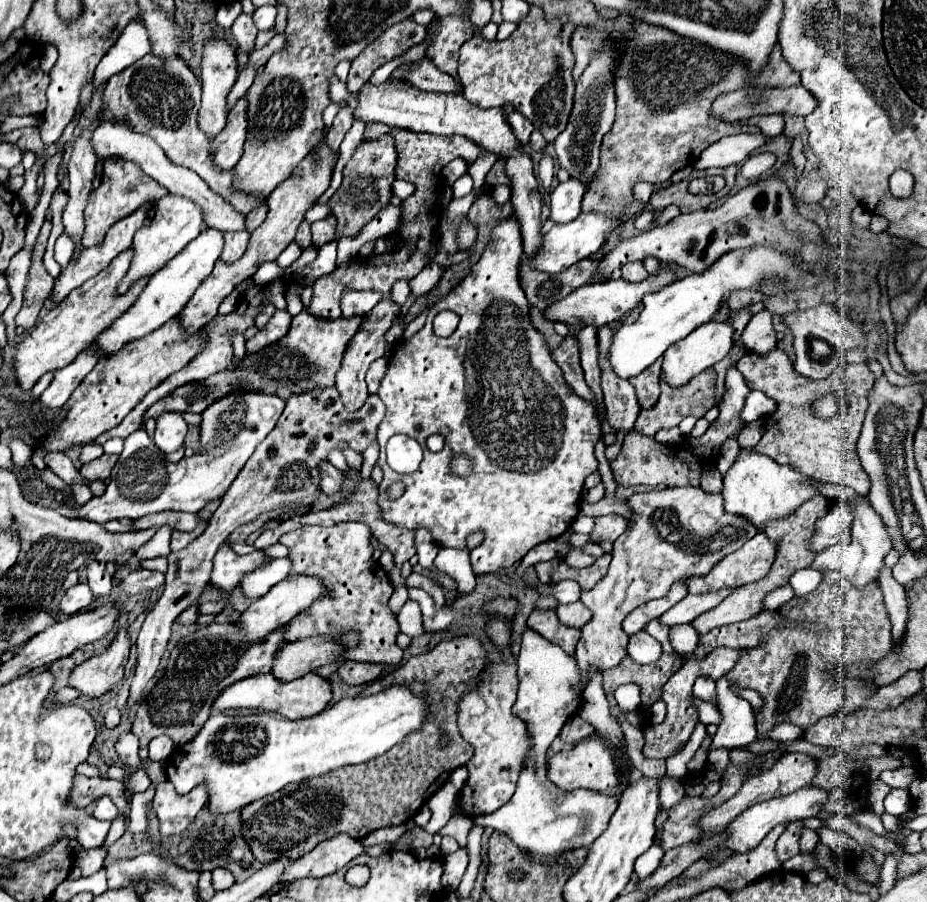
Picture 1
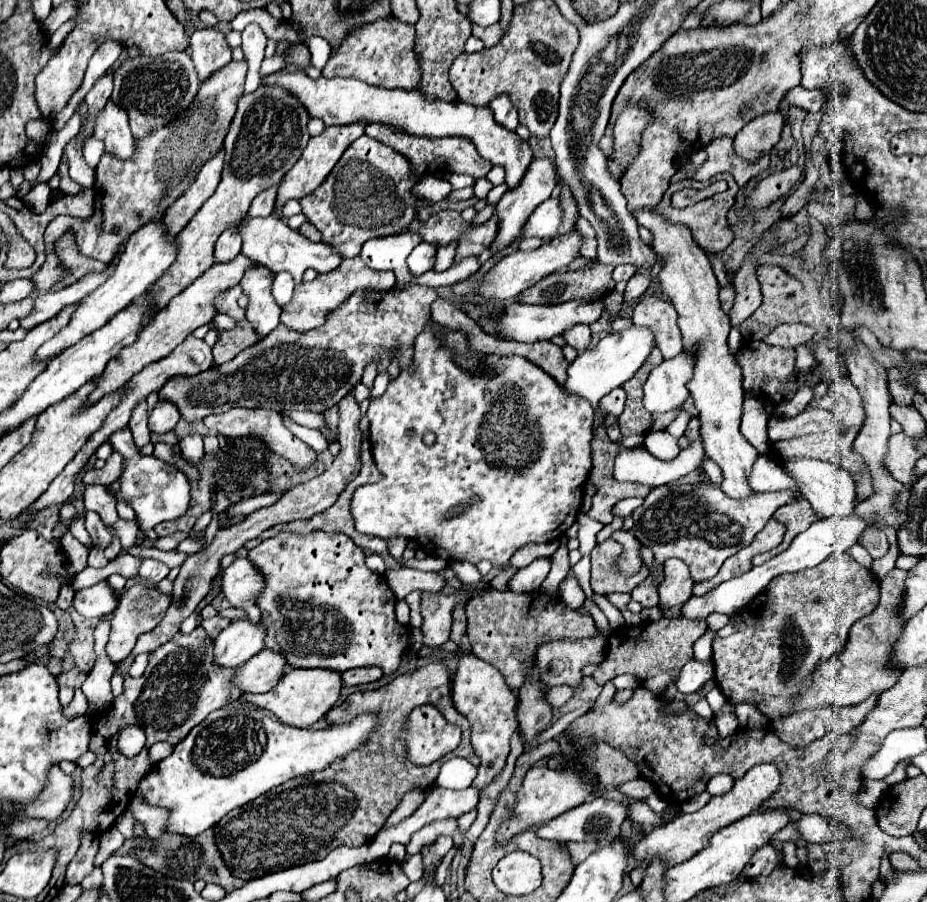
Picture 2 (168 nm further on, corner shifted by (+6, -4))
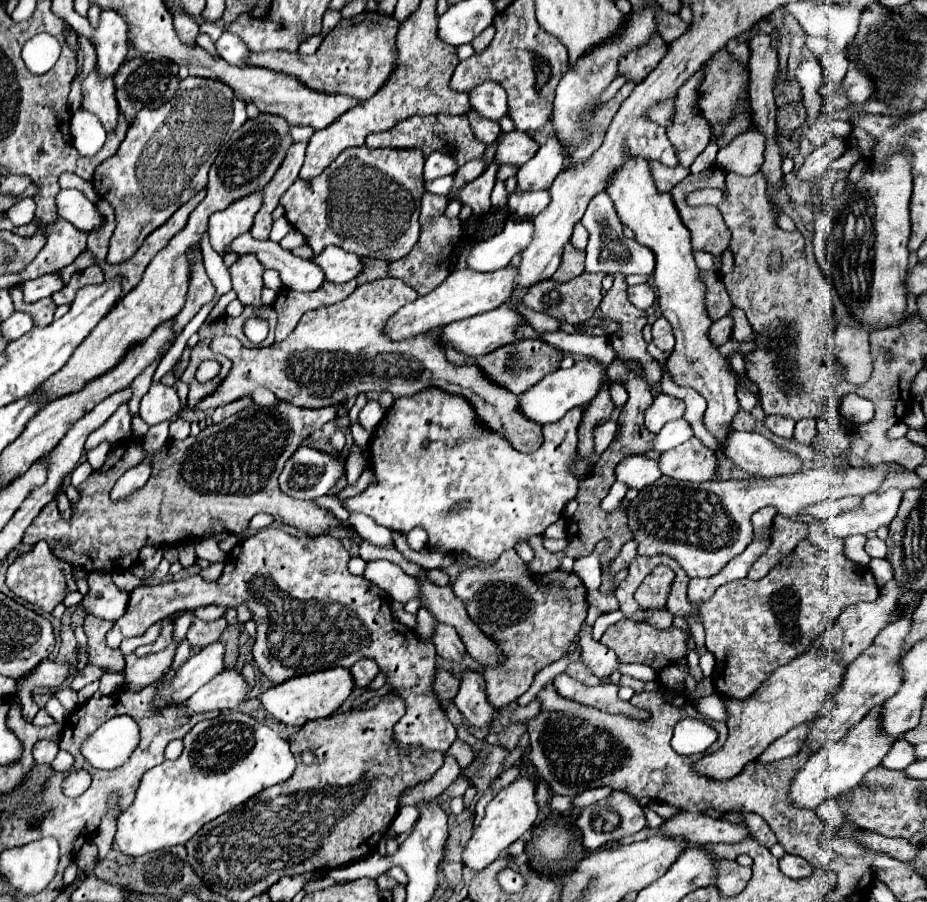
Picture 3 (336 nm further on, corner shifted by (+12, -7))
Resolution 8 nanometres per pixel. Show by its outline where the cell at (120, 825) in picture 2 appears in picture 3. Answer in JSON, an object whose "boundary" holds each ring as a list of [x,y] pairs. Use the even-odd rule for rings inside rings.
{"boundary":[[[224,710],[214,720],[198,722],[184,736],[184,752],[178,760],[164,760],[164,764],[144,774],[134,802],[118,818],[114,844],[132,858],[186,844],[206,822],[264,788],[288,780],[294,768],[296,758],[288,742],[272,728],[236,710]]]}

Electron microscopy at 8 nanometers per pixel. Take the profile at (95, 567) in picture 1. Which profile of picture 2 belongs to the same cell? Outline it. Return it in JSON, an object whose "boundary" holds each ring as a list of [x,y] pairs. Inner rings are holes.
{"boundary":[[[90,549],[90,555],[88,555],[88,567],[106,567],[108,565],[108,559],[104,557],[104,551],[100,549]]]}

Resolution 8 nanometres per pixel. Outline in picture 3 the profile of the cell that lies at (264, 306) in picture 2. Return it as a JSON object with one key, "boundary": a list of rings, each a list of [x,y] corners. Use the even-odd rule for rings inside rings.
{"boundary":[[[244,254],[240,256],[230,268],[230,276],[232,276],[232,286],[238,292],[238,300],[248,306],[262,306],[260,300],[260,292],[262,292],[262,274],[264,274],[264,266],[260,264],[260,260],[256,260],[256,256],[252,254]]]}

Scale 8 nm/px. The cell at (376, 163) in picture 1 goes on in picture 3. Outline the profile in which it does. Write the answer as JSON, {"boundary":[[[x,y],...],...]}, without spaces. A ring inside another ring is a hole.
{"boundary":[[[348,148],[316,178],[298,178],[280,198],[286,210],[286,220],[306,236],[314,254],[320,254],[326,246],[338,246],[346,252],[354,252],[362,258],[400,260],[418,240],[420,234],[420,196],[424,194],[424,154],[420,148]]]}

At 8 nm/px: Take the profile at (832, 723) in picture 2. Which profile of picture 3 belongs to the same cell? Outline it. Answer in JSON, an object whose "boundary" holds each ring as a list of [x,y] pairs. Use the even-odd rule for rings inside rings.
{"boundary":[[[800,724],[792,730],[788,730],[782,738],[774,740],[756,760],[762,762],[762,764],[770,764],[770,762],[776,762],[776,760],[782,760],[782,758],[788,758],[788,756],[794,756],[800,752],[802,744],[804,744],[804,736],[808,734],[808,724]]]}

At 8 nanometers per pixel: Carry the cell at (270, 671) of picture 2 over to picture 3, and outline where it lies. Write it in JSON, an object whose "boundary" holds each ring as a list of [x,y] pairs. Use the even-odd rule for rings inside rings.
{"boundary":[[[224,670],[216,674],[208,684],[204,684],[184,706],[184,716],[204,714],[212,710],[234,710],[240,702],[246,700],[248,686],[244,676],[238,670]]]}

